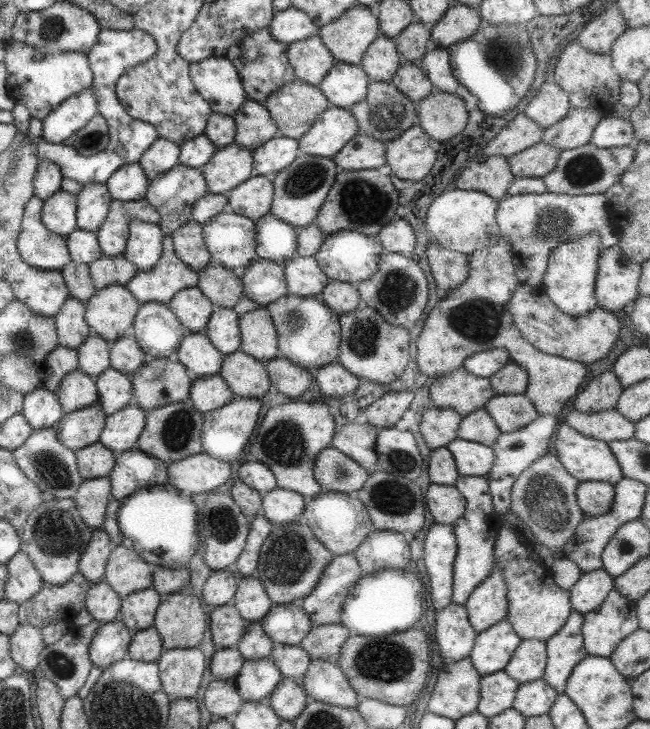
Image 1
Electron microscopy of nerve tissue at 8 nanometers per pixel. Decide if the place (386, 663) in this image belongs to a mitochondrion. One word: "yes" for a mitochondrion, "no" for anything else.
yes

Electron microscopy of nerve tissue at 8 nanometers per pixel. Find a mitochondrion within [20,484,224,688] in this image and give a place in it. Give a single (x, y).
(51, 533)

